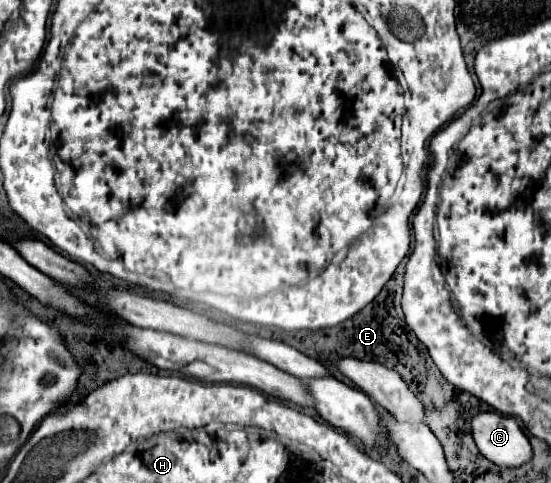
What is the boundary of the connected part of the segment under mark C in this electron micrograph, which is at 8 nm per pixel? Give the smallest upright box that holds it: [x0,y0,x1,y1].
[472,413,532,467]

